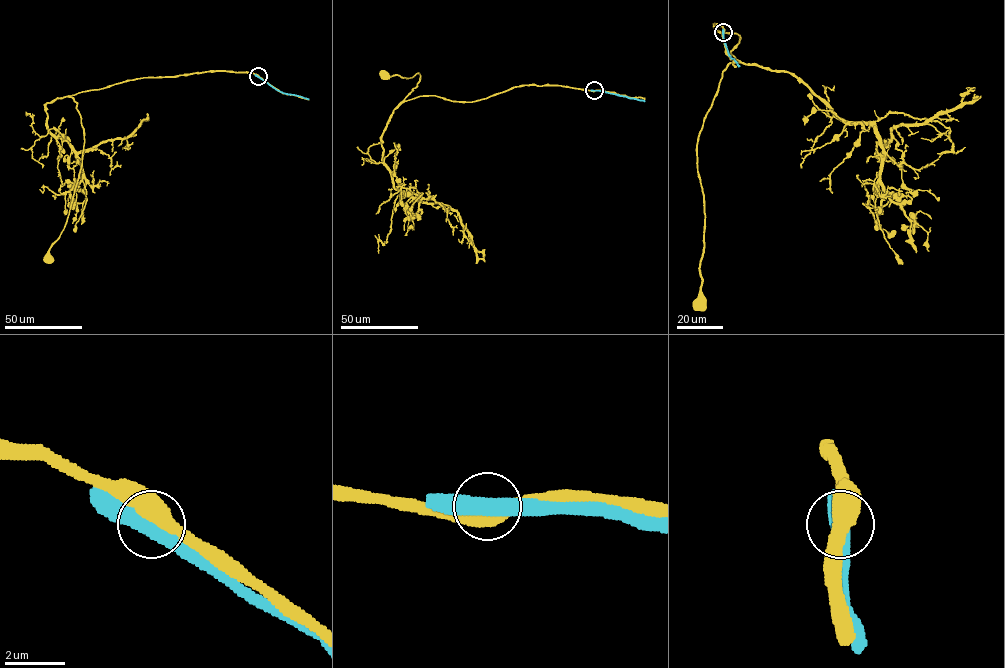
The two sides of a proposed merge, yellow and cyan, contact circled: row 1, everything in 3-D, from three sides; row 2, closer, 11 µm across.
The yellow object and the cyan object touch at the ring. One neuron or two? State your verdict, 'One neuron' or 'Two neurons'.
Two neurons

